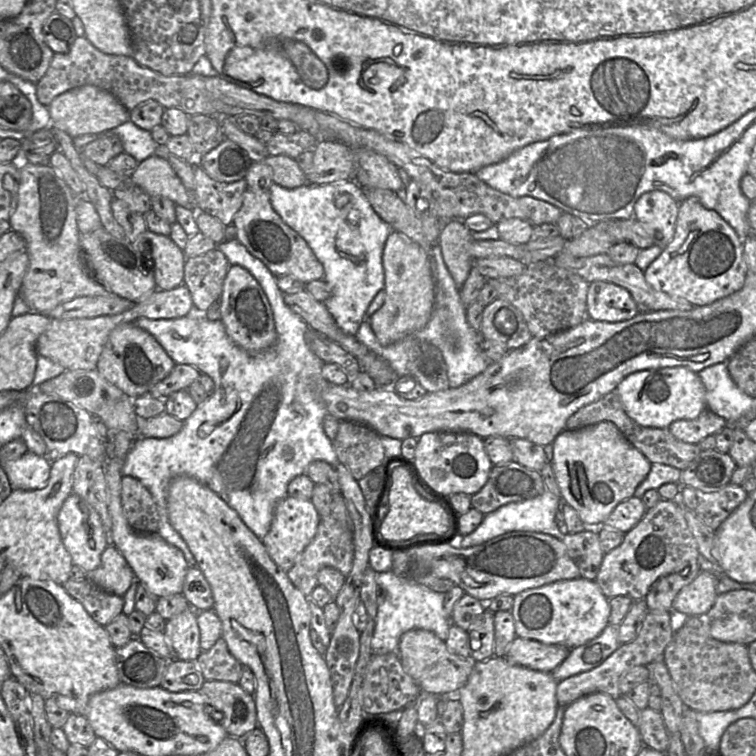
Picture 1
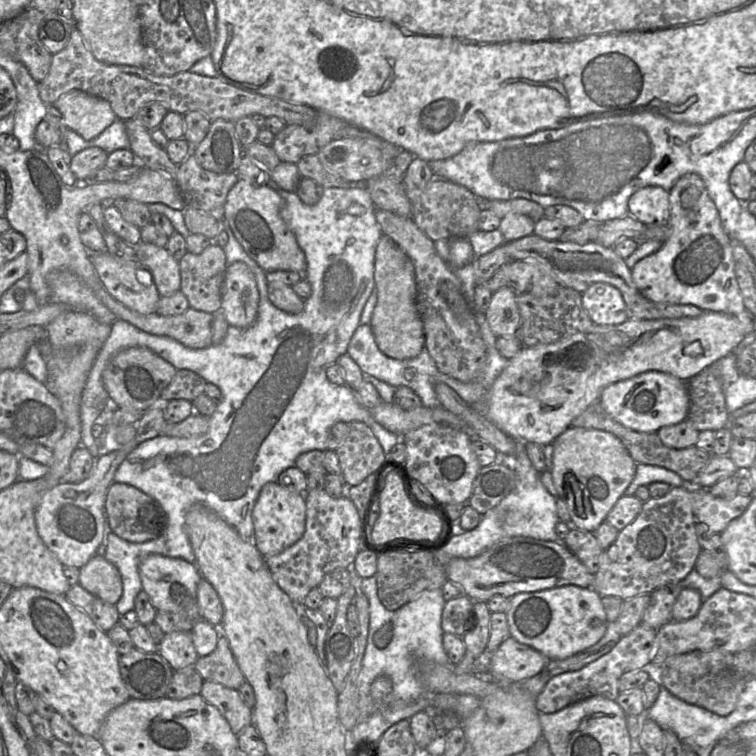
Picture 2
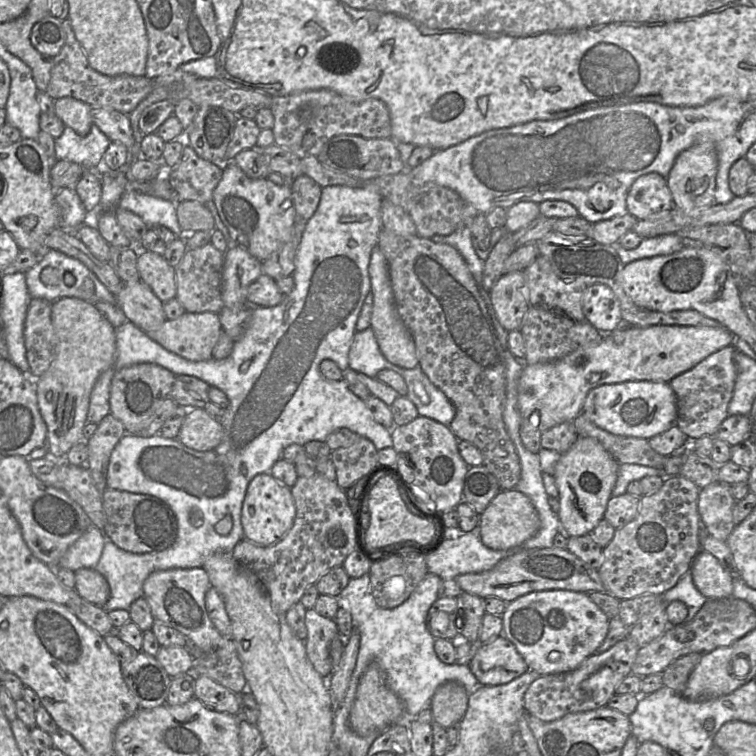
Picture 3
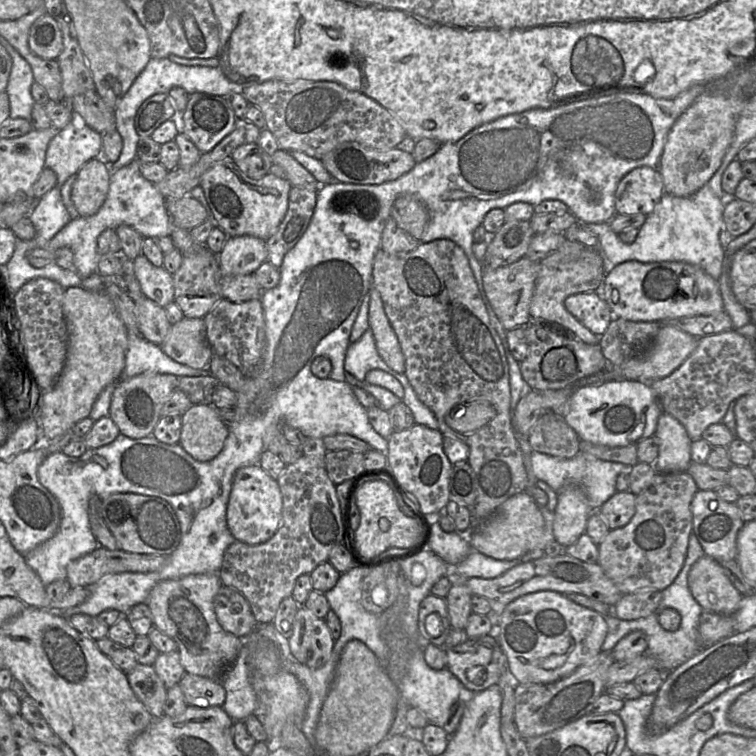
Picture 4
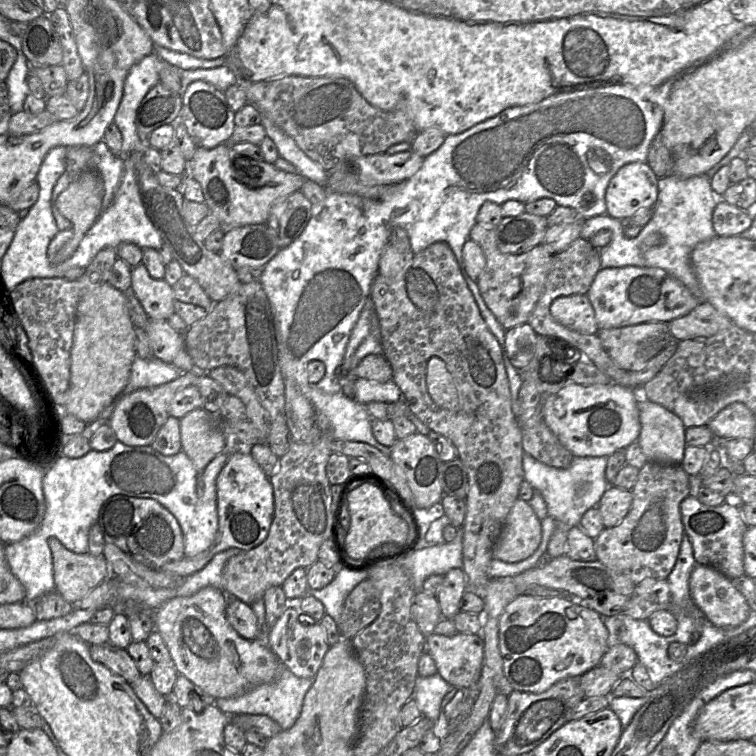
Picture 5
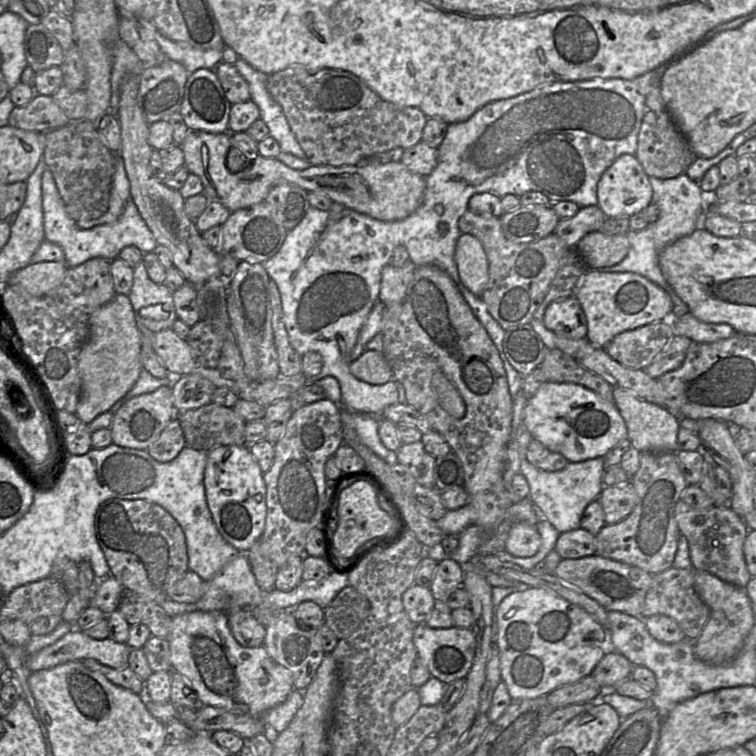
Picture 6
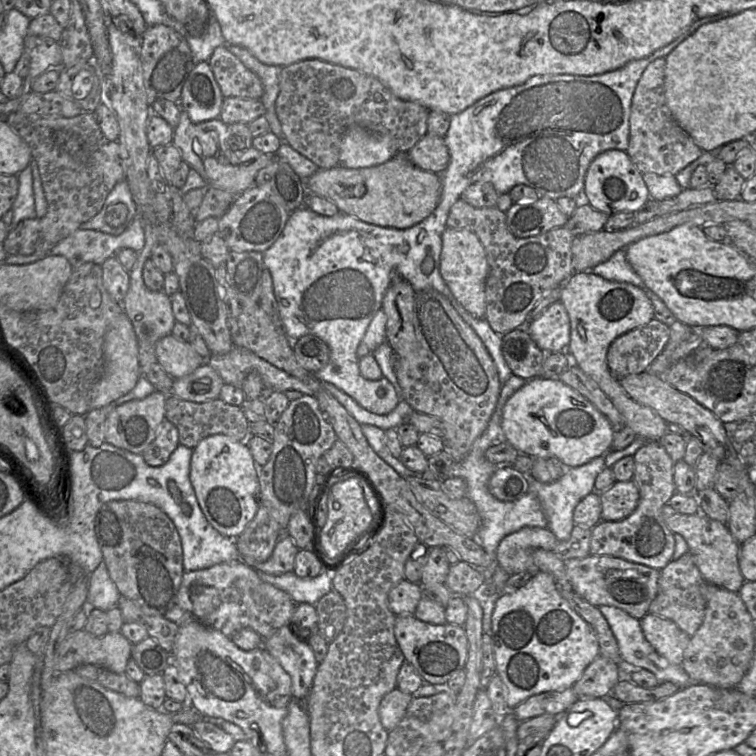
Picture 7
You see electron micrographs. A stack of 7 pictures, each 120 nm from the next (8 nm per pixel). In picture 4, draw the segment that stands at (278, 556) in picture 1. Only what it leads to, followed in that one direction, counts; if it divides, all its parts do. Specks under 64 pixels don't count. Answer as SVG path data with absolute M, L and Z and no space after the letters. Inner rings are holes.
M259 464L239 468L232 481L226 510L227 527L236 541L262 544L281 526L282 494L277 483Z

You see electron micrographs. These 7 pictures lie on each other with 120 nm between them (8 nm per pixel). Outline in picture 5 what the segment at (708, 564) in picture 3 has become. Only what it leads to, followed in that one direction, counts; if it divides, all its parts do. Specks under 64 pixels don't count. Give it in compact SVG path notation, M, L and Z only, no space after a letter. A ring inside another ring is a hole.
M695 566L689 590L694 603L717 627L738 626L750 615L750 607L733 581L711 566Z

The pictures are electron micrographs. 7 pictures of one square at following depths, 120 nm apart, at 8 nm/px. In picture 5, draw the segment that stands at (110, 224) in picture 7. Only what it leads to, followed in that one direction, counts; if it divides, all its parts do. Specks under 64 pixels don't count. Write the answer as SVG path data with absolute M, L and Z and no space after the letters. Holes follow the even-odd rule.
M103 140L96 143L93 148L99 157L98 172L104 183L103 212L111 205L118 190L124 170L124 156L112 154Z

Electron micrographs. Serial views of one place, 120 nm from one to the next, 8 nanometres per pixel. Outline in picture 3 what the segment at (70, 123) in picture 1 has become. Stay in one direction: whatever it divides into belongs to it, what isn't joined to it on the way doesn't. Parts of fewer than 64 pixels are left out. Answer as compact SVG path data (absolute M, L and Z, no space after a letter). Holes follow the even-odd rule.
M72 97L55 100L55 114L64 125L71 127L78 135L86 136L93 125L92 107Z

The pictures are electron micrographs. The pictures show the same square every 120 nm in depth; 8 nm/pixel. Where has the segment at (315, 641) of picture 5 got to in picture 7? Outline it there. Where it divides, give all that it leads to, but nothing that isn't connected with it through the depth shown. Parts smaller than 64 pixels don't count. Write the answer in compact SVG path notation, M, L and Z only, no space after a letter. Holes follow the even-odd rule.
M283 626L265 639L262 647L291 677L294 699L305 700L318 668L314 652L309 644L297 639L289 626Z

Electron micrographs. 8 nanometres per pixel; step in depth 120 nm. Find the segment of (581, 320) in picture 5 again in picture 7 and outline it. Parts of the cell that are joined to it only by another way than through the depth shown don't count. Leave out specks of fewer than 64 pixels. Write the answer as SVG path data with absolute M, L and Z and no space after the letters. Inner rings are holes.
M555 302L548 306L528 324L527 331L545 353L566 350L570 341L570 320L564 305Z

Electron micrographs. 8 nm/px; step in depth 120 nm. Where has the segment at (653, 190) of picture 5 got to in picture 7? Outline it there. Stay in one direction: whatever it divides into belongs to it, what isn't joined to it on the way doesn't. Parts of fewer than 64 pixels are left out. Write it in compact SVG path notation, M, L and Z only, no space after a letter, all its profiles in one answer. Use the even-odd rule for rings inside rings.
M611 149L600 153L591 162L584 180L584 199L594 209L610 216L619 212L638 211L650 199L650 195L642 173L626 151Z

